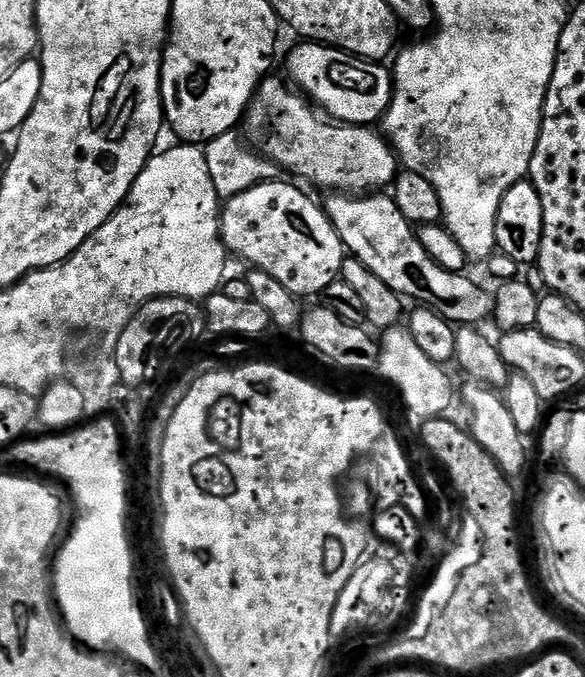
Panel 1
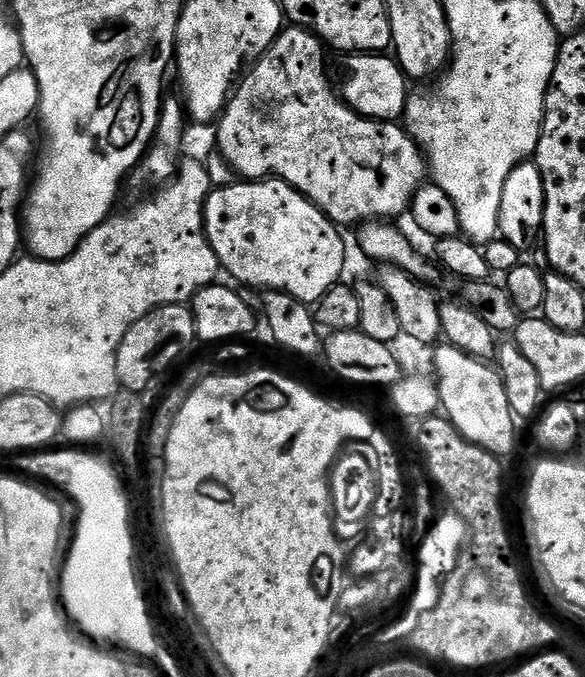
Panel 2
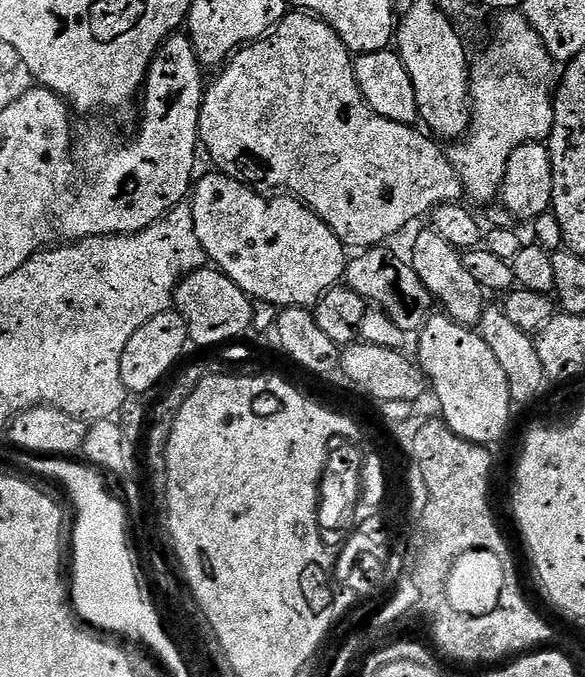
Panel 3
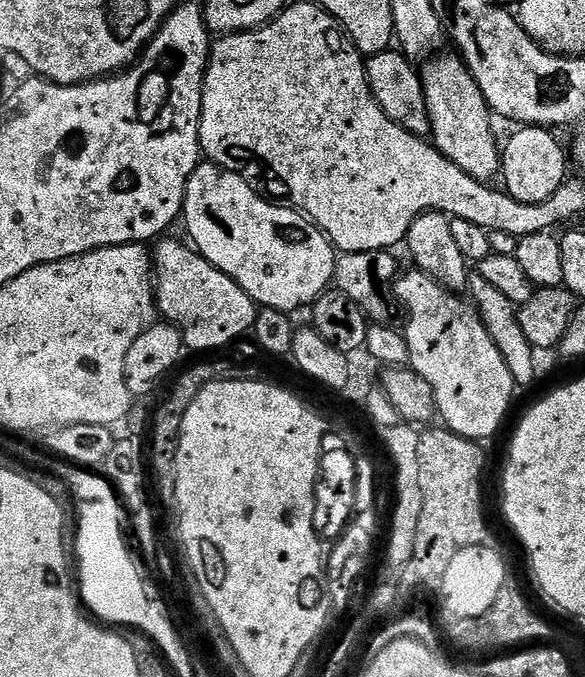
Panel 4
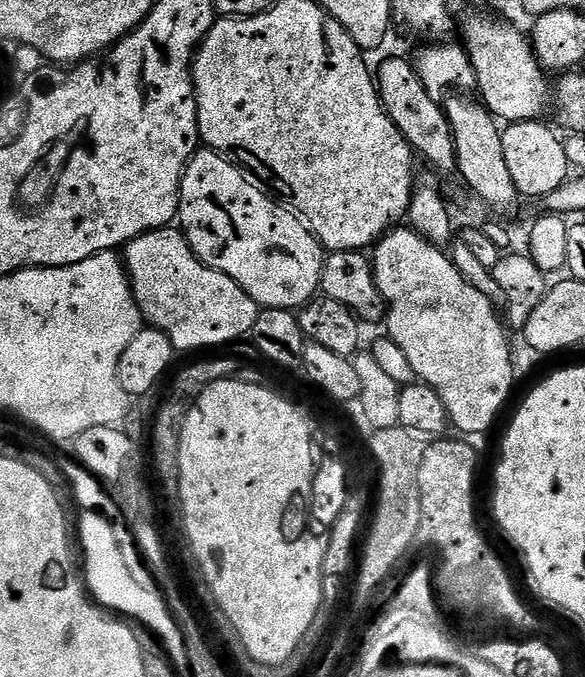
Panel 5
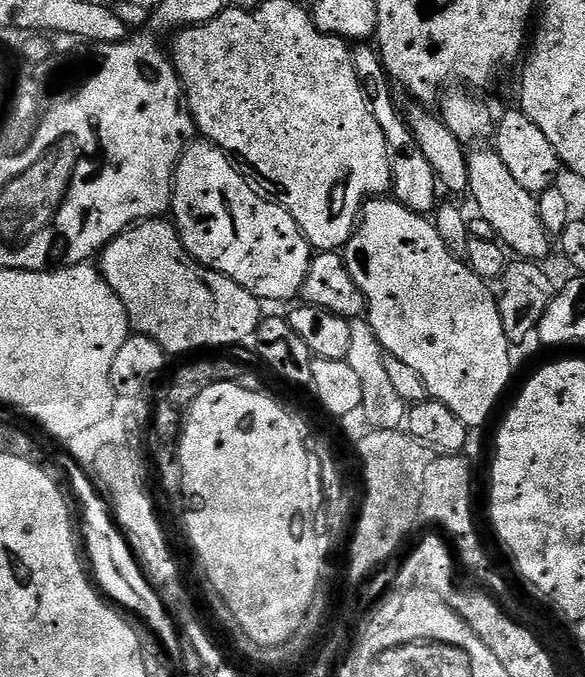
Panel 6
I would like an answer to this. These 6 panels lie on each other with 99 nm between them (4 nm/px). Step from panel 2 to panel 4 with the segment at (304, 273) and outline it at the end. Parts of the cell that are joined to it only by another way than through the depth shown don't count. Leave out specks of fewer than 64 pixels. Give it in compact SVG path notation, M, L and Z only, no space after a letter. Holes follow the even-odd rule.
M201 162L188 179L184 195L182 224L188 227L187 239L201 256L222 270L222 274L238 282L238 286L242 286L244 293L260 308L273 308L287 314L294 313L295 308L307 309L323 292L329 291L336 274L337 249L303 212L292 206L283 208L280 204L271 204L252 187L237 172L221 168L219 164Z

